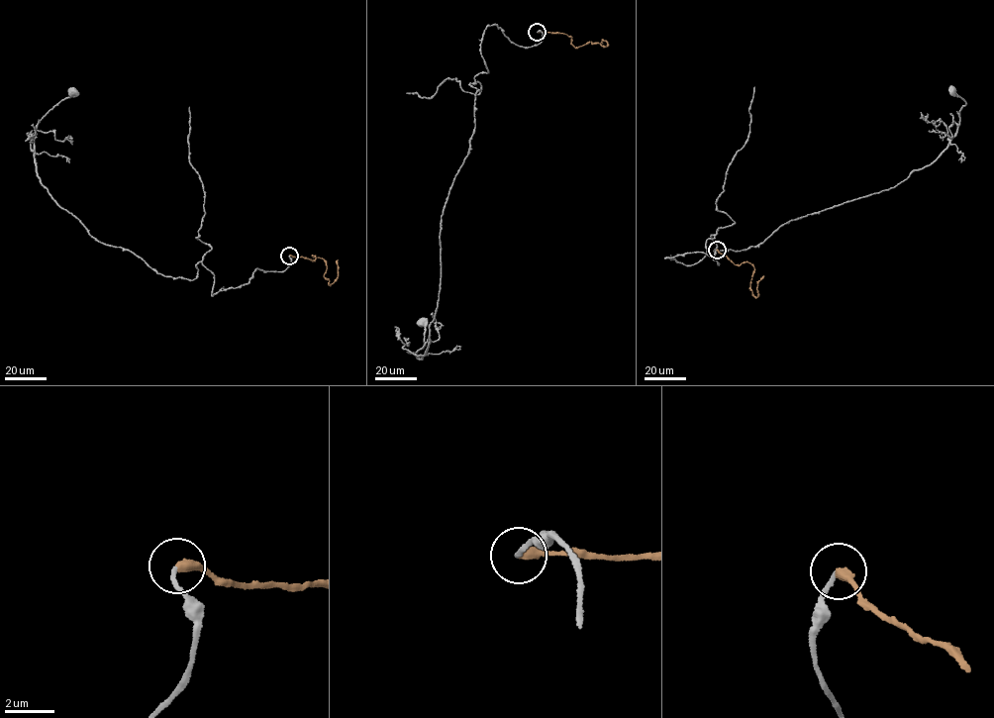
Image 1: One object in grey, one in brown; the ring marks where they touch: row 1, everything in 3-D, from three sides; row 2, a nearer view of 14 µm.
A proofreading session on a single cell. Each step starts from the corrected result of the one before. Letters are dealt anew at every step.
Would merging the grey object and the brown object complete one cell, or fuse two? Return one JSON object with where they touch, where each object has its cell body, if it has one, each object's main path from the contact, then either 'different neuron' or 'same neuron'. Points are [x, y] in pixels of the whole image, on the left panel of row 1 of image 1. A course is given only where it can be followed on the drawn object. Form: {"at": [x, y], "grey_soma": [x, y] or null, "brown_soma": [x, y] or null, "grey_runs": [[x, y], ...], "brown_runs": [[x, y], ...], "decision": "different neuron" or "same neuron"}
{"at": [289, 256], "grey_soma": [72, 91], "brown_soma": null, "grey_runs": [[289, 256], [213, 295], [201, 262], [174, 278], [96, 240], [36, 174], [36, 126], [72, 91]], "brown_runs": [[289, 256], [312, 260], [316, 257], [312, 255], [324, 259], [324, 276], [329, 284], [337, 278], [338, 259]], "decision": "same neuron"}

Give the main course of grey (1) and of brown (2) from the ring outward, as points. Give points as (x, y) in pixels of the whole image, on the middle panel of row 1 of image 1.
1: (537, 32), (525, 48), (485, 30), (489, 72), (469, 85), (475, 130), (441, 217), (418, 358), (422, 323)
2: (538, 32), (564, 33), (576, 48), (590, 42), (607, 47), (608, 43), (602, 40), (602, 44)

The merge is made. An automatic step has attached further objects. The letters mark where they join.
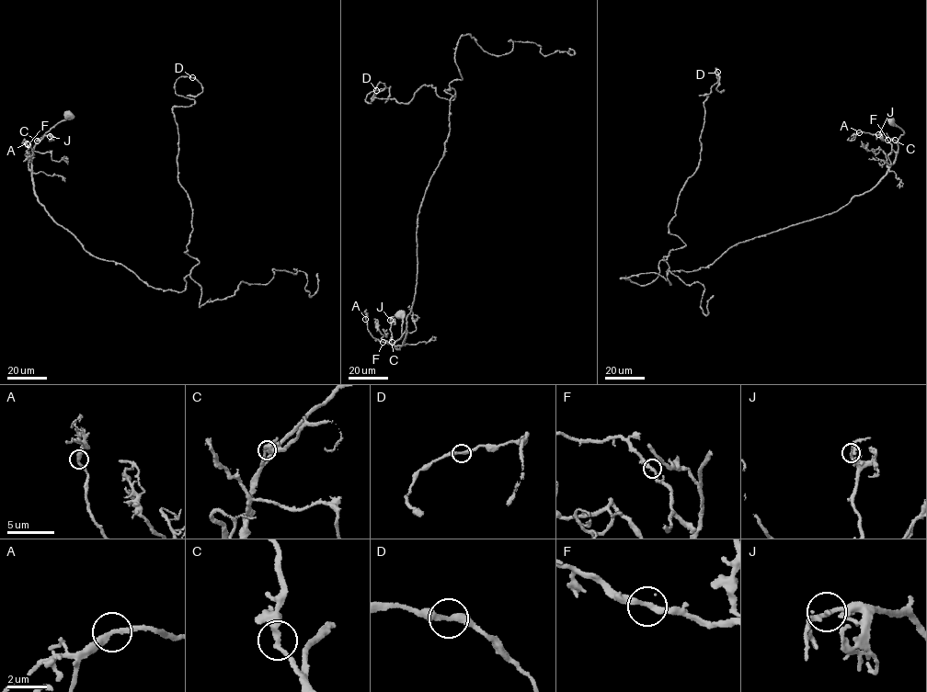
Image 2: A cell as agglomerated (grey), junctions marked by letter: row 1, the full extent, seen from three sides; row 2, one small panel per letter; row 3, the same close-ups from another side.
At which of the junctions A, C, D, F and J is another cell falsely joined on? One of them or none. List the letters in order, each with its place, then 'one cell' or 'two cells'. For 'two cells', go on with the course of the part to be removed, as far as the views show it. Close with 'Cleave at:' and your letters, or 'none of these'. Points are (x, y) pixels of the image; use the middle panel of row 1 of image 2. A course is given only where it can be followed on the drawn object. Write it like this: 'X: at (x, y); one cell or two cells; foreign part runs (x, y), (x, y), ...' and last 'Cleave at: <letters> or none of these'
A: at (365, 319); one cell
C: at (392, 342); one cell
D: at (376, 90); one cell
F: at (383, 342); one cell
J: at (390, 320); one cell
Cleave at: none of these

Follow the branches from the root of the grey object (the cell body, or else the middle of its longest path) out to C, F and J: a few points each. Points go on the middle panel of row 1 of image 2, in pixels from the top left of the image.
C: (399, 315), (402, 320), (401, 338), (394, 345), (392, 342)
F: (399, 315), (402, 320), (402, 334), (394, 343), (396, 349), (392, 344), (383, 342)
J: (399, 315), (402, 320), (402, 334), (394, 345), (390, 320)

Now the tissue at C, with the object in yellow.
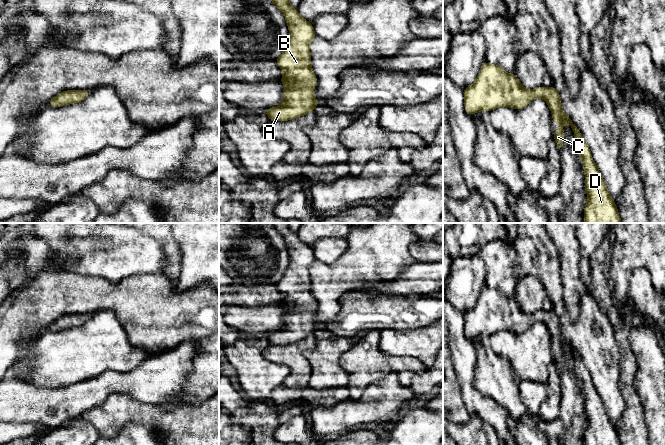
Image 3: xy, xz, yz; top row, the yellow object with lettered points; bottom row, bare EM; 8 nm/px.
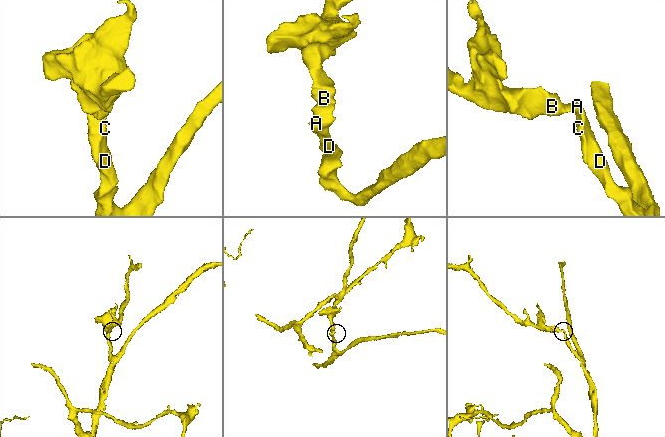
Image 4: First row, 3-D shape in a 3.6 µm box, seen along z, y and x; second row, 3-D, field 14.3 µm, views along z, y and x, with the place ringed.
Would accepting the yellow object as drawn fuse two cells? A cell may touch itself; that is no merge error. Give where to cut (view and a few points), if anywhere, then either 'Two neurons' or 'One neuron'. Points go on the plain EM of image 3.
No split. One neuron

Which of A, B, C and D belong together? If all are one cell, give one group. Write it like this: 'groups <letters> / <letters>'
groups A B C D

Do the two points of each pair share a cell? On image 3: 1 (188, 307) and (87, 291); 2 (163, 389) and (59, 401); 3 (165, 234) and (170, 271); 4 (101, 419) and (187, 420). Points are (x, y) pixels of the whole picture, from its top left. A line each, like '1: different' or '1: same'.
1: same
2: same
3: same
4: same

